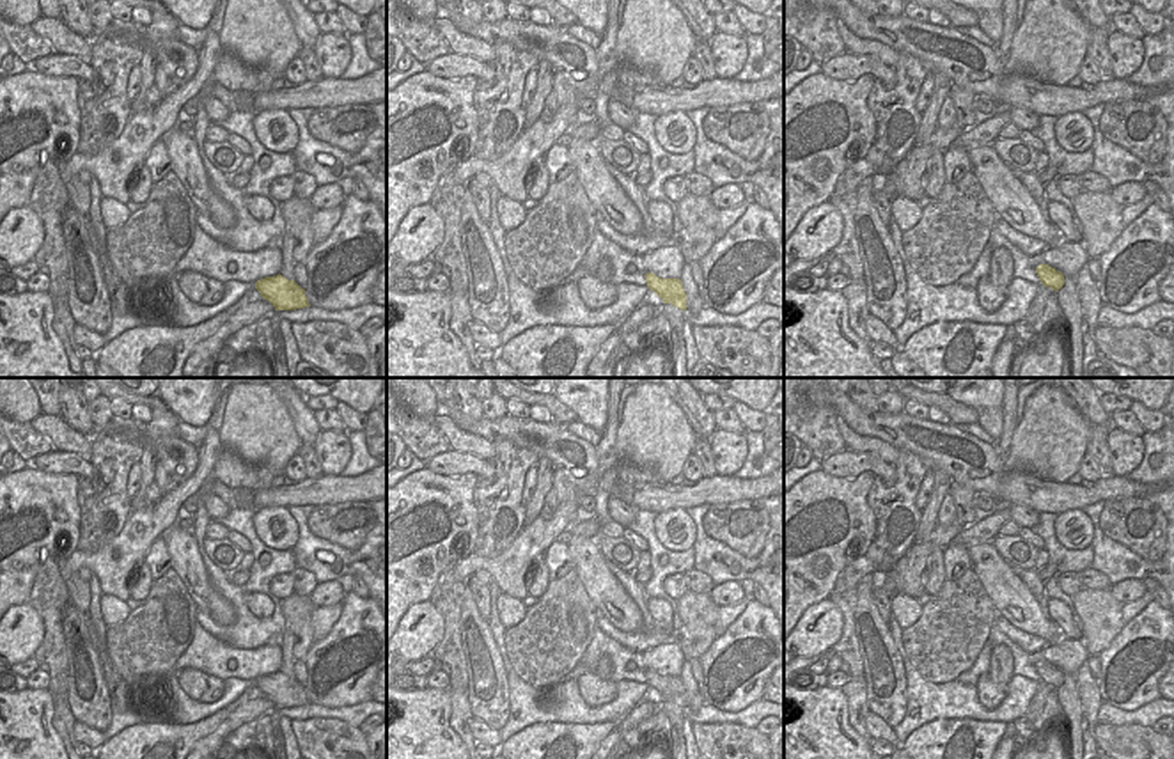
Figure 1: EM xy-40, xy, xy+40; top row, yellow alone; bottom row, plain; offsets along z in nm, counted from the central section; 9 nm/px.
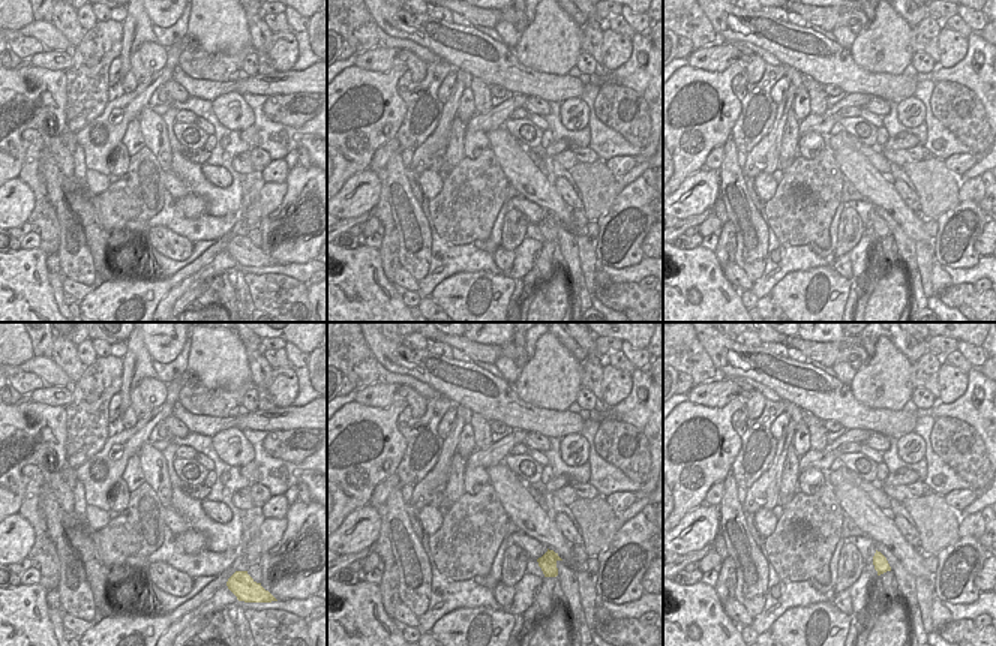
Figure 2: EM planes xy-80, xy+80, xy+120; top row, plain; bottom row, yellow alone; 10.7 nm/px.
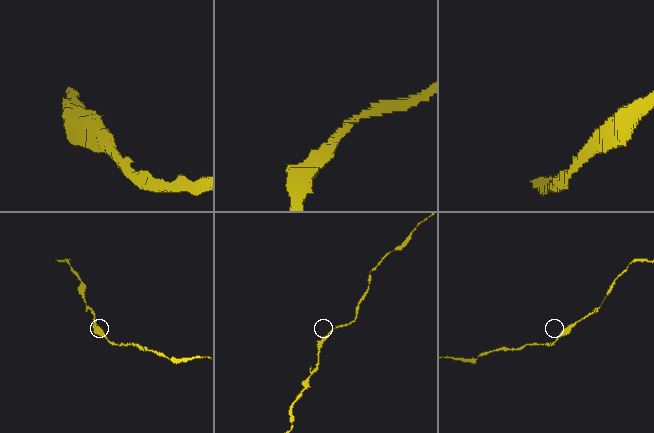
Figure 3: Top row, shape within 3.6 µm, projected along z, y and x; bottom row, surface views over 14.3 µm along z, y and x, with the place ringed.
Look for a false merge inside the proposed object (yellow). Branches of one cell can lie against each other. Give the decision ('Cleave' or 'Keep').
Keep.

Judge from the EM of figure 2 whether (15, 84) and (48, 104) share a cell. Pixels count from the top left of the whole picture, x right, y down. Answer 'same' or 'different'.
same

